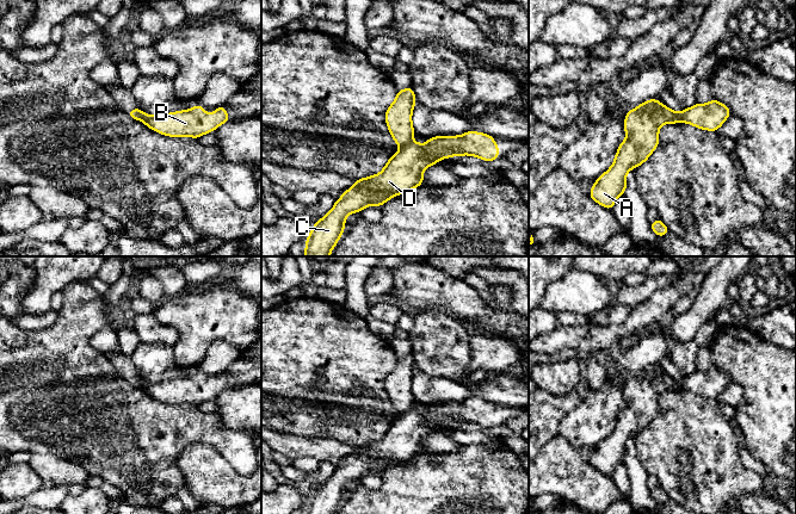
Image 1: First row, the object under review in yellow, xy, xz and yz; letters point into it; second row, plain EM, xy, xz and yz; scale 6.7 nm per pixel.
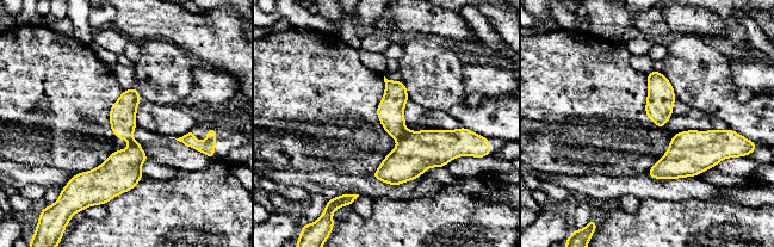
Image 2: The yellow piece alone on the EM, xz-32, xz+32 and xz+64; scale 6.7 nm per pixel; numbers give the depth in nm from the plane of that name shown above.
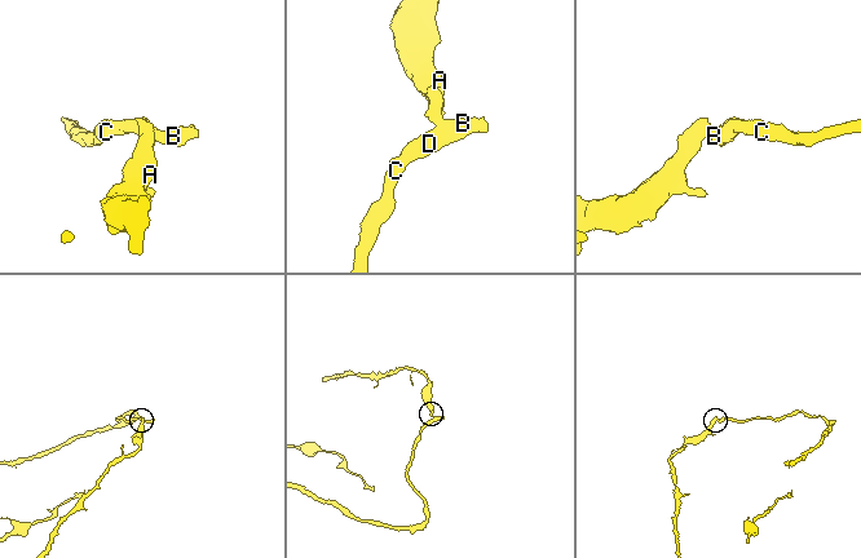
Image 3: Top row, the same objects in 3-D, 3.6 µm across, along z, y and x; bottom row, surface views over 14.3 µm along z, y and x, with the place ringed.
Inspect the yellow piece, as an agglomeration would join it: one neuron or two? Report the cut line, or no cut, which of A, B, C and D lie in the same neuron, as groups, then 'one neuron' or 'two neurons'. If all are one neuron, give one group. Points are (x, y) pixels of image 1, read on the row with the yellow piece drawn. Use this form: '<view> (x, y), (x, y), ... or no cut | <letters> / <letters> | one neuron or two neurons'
xz (411, 140), (401, 147) | A / B C D | two neurons

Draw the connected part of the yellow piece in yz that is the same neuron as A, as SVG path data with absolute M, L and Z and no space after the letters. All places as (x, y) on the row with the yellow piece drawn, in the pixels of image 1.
M649 99L630 110L624 118L627 140L619 143L613 165L596 180L590 198L612 210L616 199L625 193L627 173L646 162L658 148L660 126L680 122L681 112L672 111L658 99Z

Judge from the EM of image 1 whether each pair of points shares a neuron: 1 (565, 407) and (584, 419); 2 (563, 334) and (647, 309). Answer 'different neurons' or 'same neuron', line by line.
1: different neurons
2: same neuron

